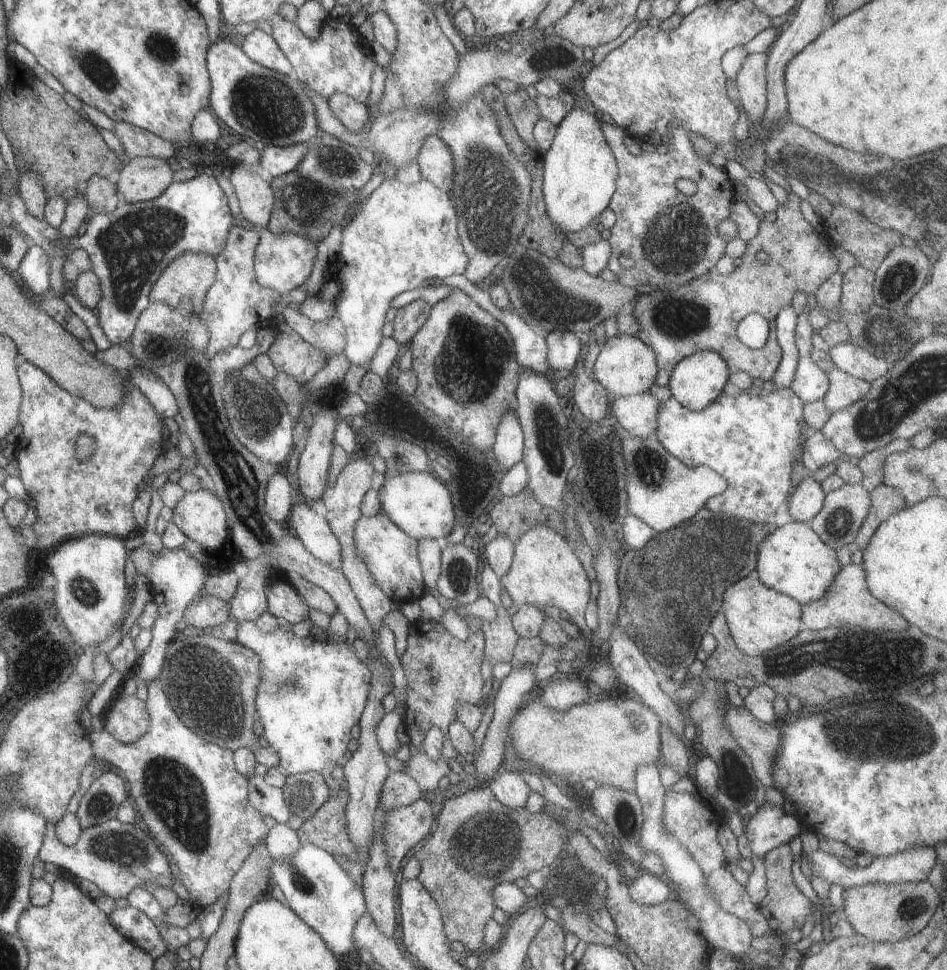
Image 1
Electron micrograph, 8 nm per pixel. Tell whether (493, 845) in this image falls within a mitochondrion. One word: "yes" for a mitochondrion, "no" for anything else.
yes

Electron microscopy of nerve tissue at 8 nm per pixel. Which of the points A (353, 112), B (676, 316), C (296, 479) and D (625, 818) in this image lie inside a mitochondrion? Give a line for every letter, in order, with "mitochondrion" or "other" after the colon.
A: other
B: mitochondrion
C: other
D: mitochondrion

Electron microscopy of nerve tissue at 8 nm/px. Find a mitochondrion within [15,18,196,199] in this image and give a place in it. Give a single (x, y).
(93, 67)

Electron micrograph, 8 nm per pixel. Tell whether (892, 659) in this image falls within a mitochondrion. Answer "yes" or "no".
yes

